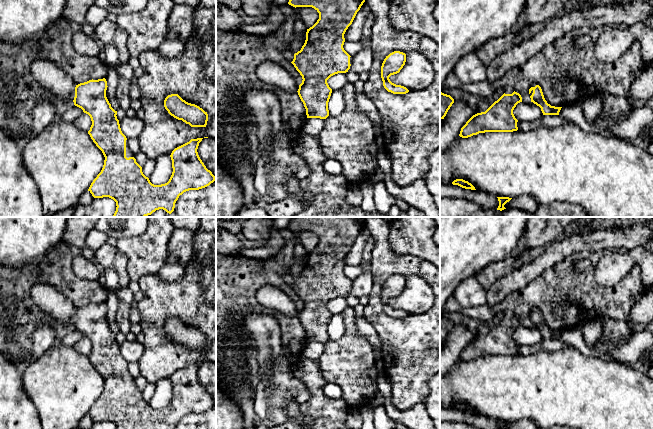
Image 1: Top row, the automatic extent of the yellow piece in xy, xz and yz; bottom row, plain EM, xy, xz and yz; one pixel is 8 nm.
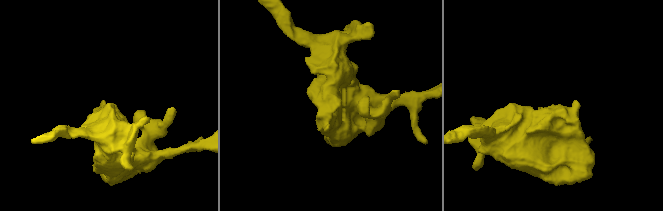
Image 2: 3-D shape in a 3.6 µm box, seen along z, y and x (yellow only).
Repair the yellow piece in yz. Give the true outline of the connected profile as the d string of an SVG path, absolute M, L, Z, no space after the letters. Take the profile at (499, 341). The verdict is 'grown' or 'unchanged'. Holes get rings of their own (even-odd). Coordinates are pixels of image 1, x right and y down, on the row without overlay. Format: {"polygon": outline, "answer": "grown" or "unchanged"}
{"polygon": "M519 317L503 318L485 336L473 339L461 352L459 360L468 362L485 356L517 355L517 346L513 334L522 326Z", "answer": "unchanged"}

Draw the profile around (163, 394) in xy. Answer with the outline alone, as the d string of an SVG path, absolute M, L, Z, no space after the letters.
M160 379L156 383L156 390L149 404L154 409L165 408L169 405L173 396L170 379Z

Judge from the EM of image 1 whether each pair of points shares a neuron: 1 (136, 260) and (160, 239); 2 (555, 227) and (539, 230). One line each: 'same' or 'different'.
1: same
2: same

